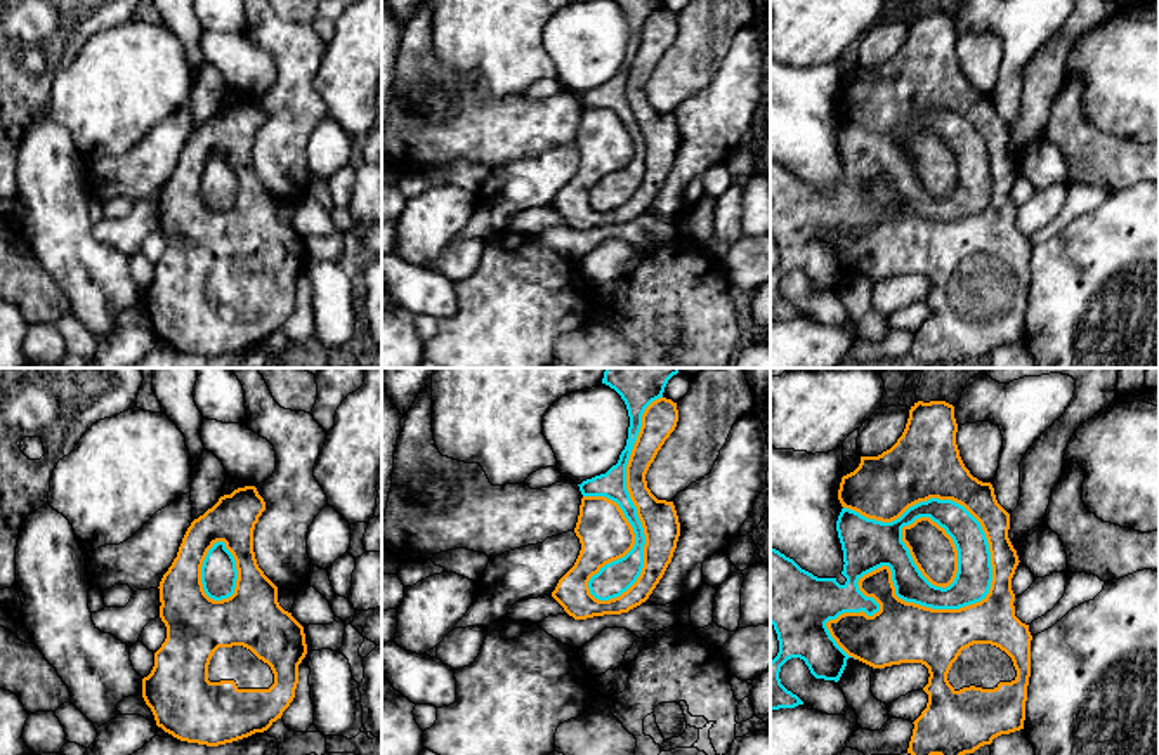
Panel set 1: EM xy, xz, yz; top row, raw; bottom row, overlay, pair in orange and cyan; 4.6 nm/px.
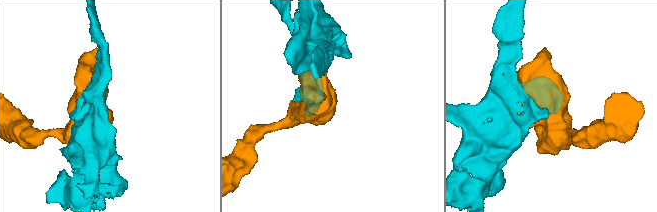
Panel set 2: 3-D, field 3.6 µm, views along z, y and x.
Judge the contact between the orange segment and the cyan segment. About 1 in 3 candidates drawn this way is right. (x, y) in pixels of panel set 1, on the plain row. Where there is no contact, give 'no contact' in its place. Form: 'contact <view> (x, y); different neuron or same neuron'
contact yz (897, 209); different neuron

